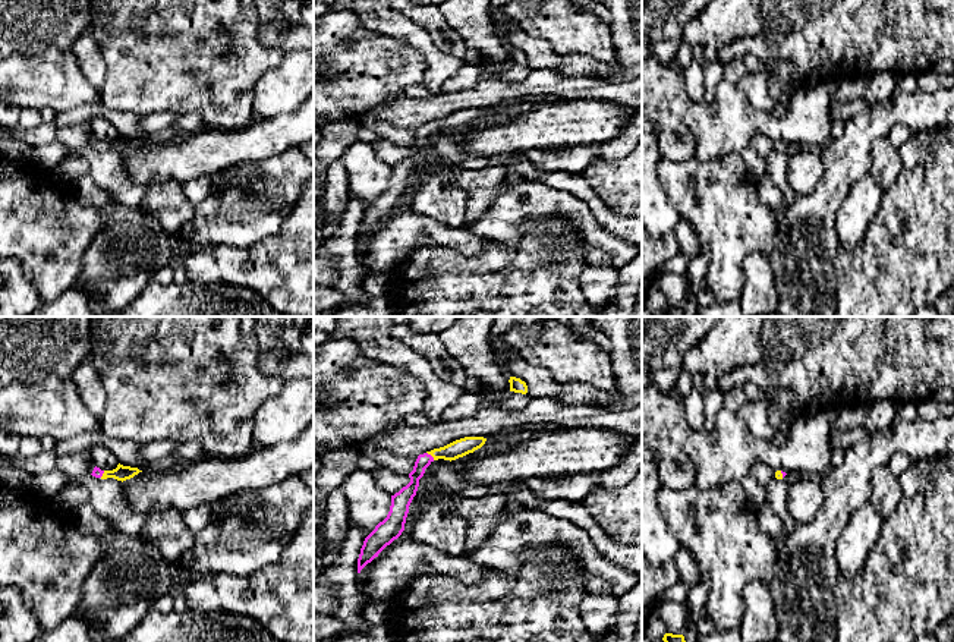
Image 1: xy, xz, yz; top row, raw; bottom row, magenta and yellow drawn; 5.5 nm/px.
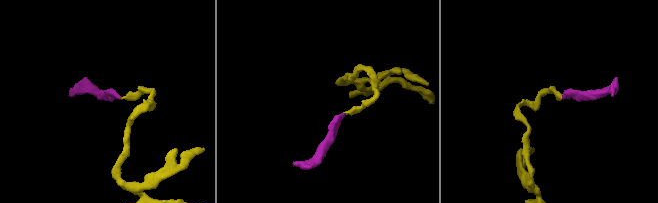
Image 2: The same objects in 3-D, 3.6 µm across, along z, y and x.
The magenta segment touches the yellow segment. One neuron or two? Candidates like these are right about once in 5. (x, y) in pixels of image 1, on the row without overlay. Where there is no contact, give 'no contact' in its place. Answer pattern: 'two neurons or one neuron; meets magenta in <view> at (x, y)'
one neuron; meets magenta in xz at (431, 128)

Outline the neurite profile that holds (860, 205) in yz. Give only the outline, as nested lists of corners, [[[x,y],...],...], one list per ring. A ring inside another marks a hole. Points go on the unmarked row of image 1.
[[[866,173],[853,183],[835,220],[840,246],[846,249],[859,246],[879,210],[884,193],[881,183],[872,173]]]

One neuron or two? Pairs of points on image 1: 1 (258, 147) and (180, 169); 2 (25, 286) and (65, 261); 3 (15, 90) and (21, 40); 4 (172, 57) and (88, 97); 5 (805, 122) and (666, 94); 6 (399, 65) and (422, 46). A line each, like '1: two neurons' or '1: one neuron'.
1: one neuron
2: two neurons
3: two neurons
4: two neurons
5: one neuron
6: two neurons

